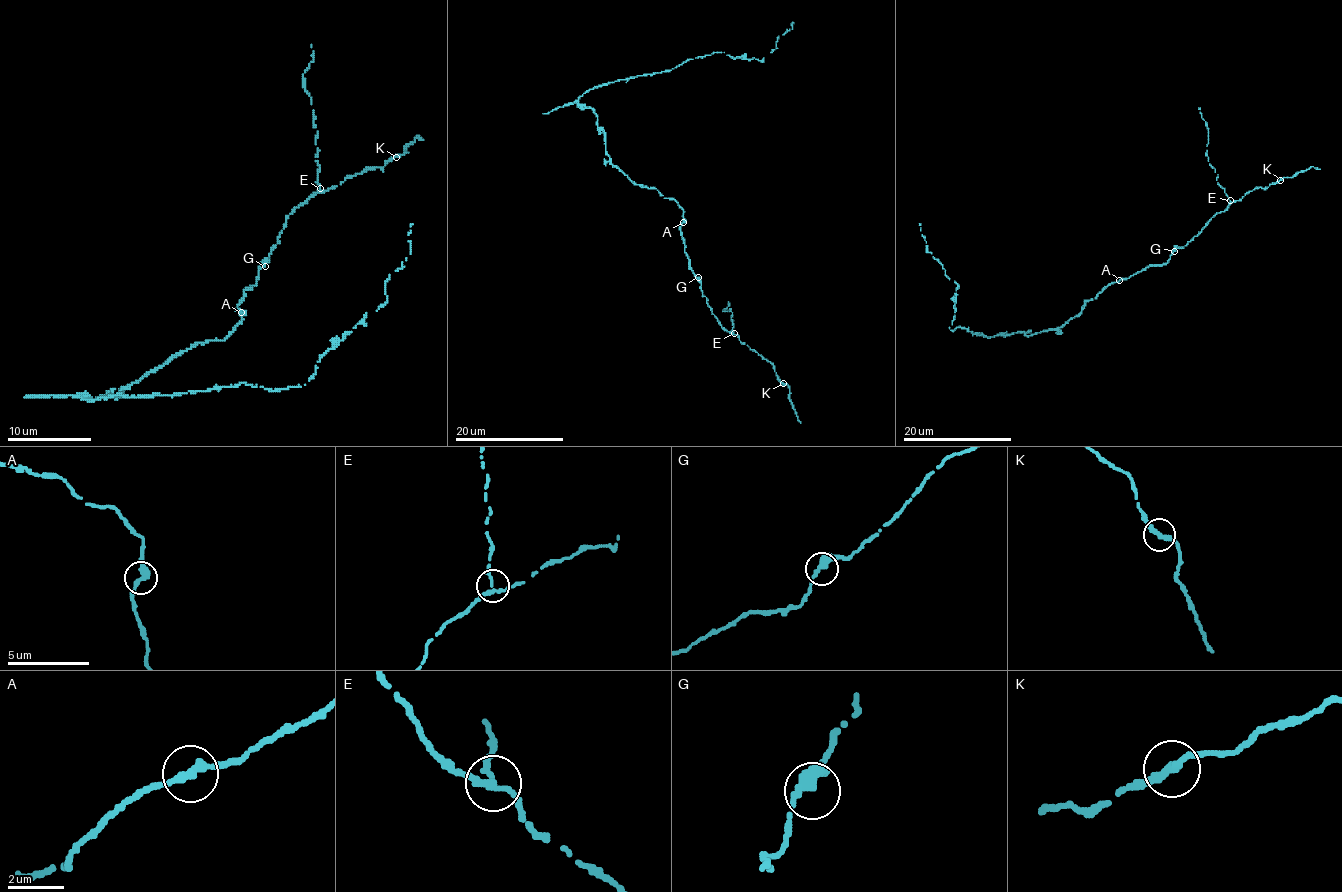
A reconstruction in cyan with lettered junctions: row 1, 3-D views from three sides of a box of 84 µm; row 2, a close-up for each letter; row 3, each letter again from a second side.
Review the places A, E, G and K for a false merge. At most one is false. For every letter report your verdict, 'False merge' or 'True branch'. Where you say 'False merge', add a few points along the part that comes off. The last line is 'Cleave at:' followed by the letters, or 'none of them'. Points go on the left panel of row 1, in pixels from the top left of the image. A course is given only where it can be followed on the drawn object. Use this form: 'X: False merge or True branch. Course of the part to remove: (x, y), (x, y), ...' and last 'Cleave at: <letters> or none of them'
A: True branch
E: True branch
G: True branch
K: True branch
Cleave at: none of them

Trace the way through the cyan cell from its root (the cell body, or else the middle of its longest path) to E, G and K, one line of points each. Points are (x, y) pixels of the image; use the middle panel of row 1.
E: (611, 160), (633, 182), (656, 188), (683, 210), (680, 233), (689, 266), (699, 280), (719, 323), (734, 333)
G: (611, 160), (633, 182), (656, 188), (664, 198), (672, 198), (683, 210), (680, 233), (689, 266), (698, 277)
K: (611, 160), (633, 182), (656, 188), (683, 210), (680, 233), (689, 266), (712, 312), (772, 364), (783, 383)

